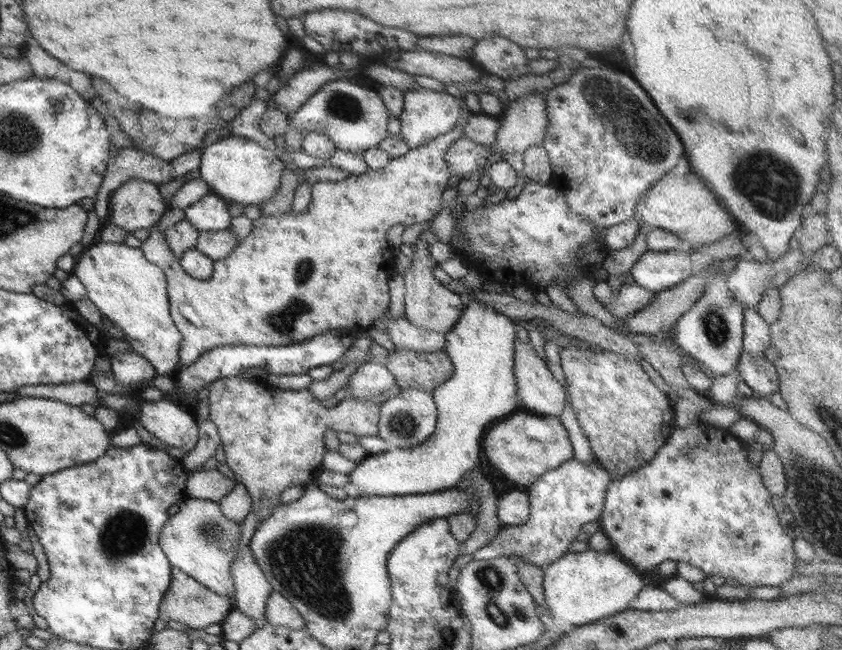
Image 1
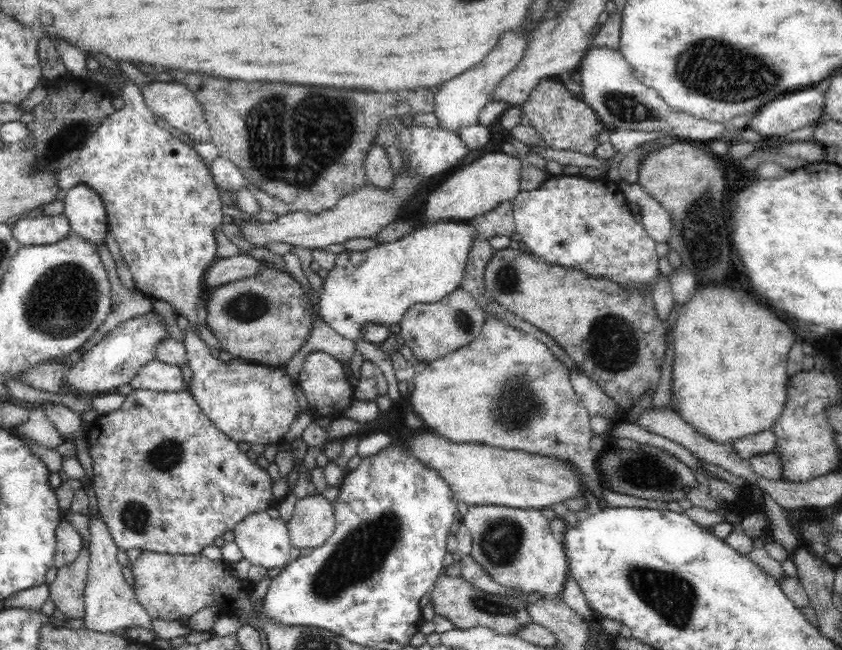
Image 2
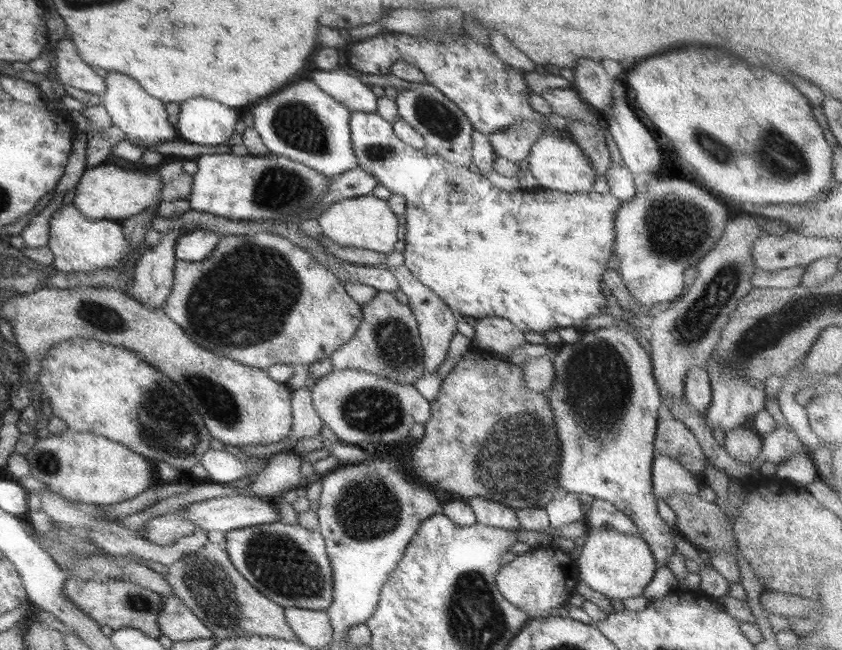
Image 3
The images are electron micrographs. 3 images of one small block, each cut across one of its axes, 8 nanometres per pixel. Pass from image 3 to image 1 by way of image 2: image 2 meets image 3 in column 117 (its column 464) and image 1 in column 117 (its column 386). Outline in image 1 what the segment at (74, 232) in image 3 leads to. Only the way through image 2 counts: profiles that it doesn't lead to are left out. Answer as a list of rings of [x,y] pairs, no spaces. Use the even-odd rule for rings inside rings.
[[[100,242],[94,245],[90,244],[74,259],[70,274],[79,279],[79,282],[84,286],[87,298],[97,307],[100,314],[103,314],[109,322],[120,328],[122,333],[127,336],[125,340],[131,345],[133,352],[145,358],[157,375],[166,376],[174,368],[180,368],[177,349],[181,335],[168,313],[164,272],[158,266],[145,260],[141,250],[123,243]]]

